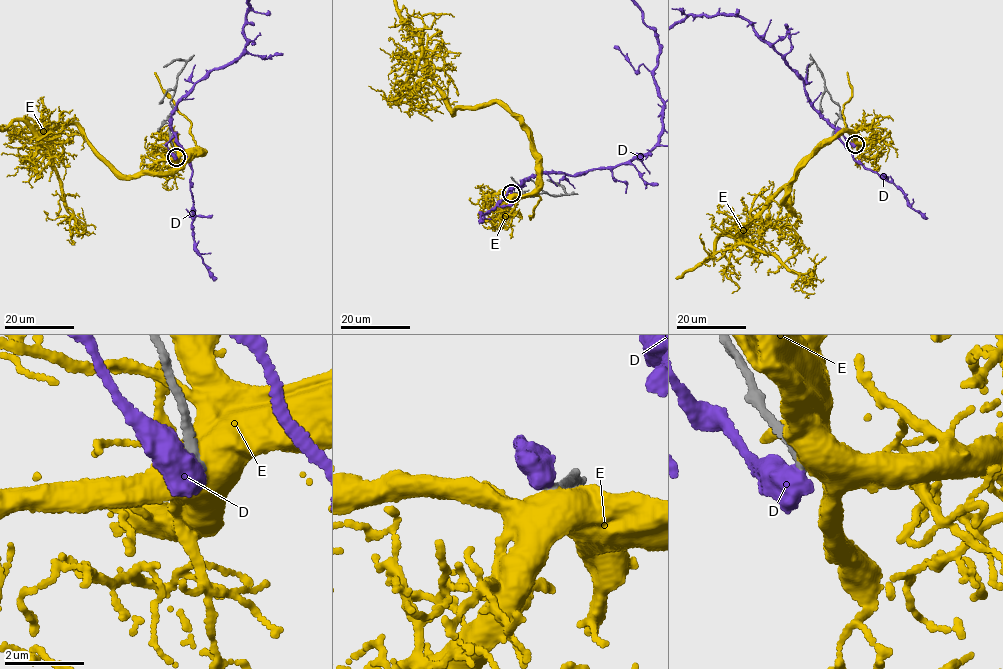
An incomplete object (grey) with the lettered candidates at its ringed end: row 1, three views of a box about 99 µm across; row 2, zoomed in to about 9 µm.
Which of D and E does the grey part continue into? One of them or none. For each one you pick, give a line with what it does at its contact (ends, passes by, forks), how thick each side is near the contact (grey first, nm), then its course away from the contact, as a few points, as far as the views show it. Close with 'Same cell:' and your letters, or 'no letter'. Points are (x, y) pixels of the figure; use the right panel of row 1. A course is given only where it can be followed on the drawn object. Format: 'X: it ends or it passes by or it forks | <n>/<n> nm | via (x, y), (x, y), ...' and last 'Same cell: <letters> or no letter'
Same cell: no letter

